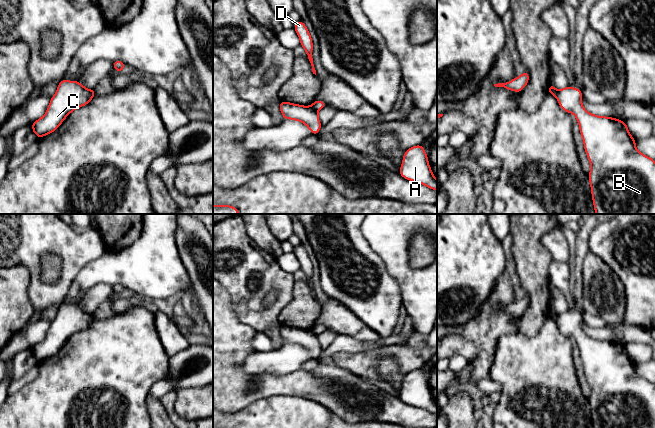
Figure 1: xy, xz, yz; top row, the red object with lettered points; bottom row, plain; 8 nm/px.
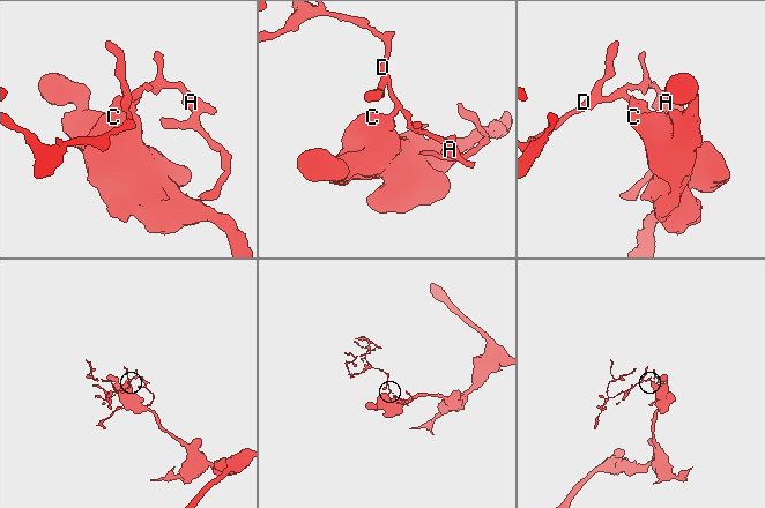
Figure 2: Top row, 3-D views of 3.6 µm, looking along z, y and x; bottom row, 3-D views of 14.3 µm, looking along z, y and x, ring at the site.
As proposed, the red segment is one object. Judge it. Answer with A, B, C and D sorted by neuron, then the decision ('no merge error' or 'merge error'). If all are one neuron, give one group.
A D / B C; merge error

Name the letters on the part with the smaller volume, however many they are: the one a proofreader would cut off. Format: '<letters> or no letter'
A, D

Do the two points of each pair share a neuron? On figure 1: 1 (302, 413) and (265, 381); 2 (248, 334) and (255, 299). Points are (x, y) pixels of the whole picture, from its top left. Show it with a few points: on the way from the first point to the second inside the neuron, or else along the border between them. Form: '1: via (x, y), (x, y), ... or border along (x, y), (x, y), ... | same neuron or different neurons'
1: border along (305, 397), (268, 396), (259, 400) | different neurons
2: border along (233, 309), (241, 322), (251, 326), (257, 332) | different neurons

